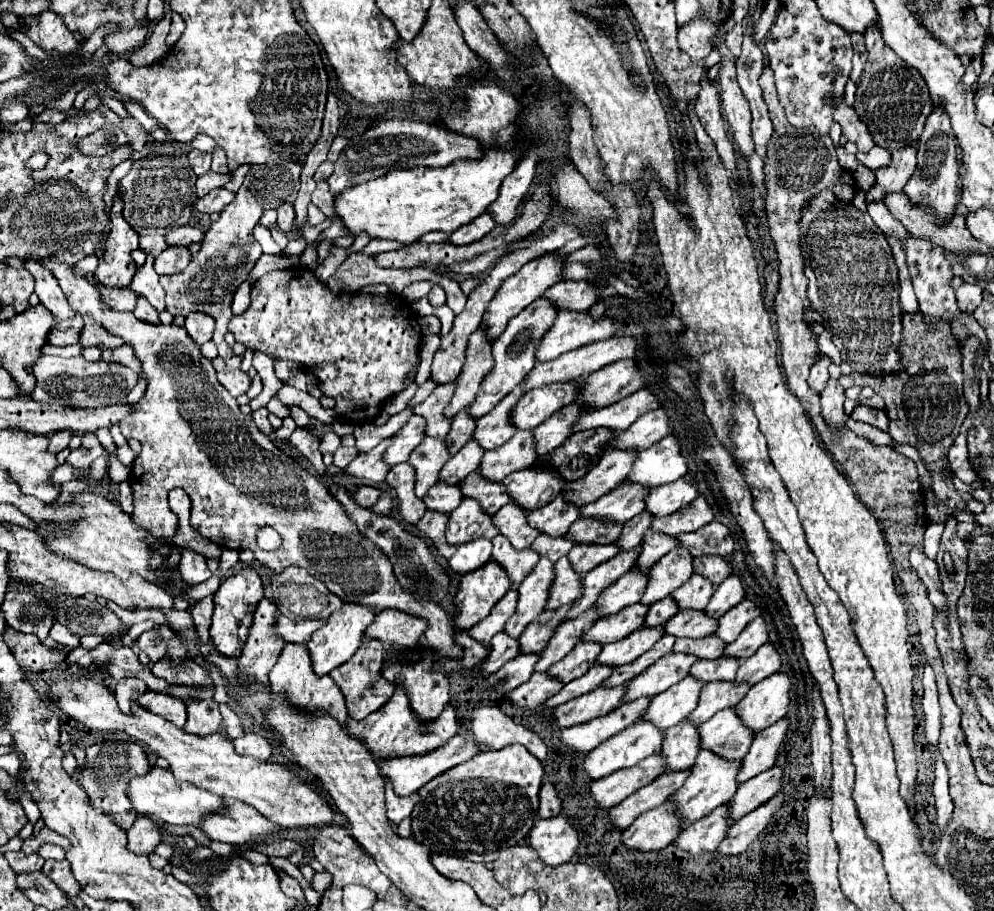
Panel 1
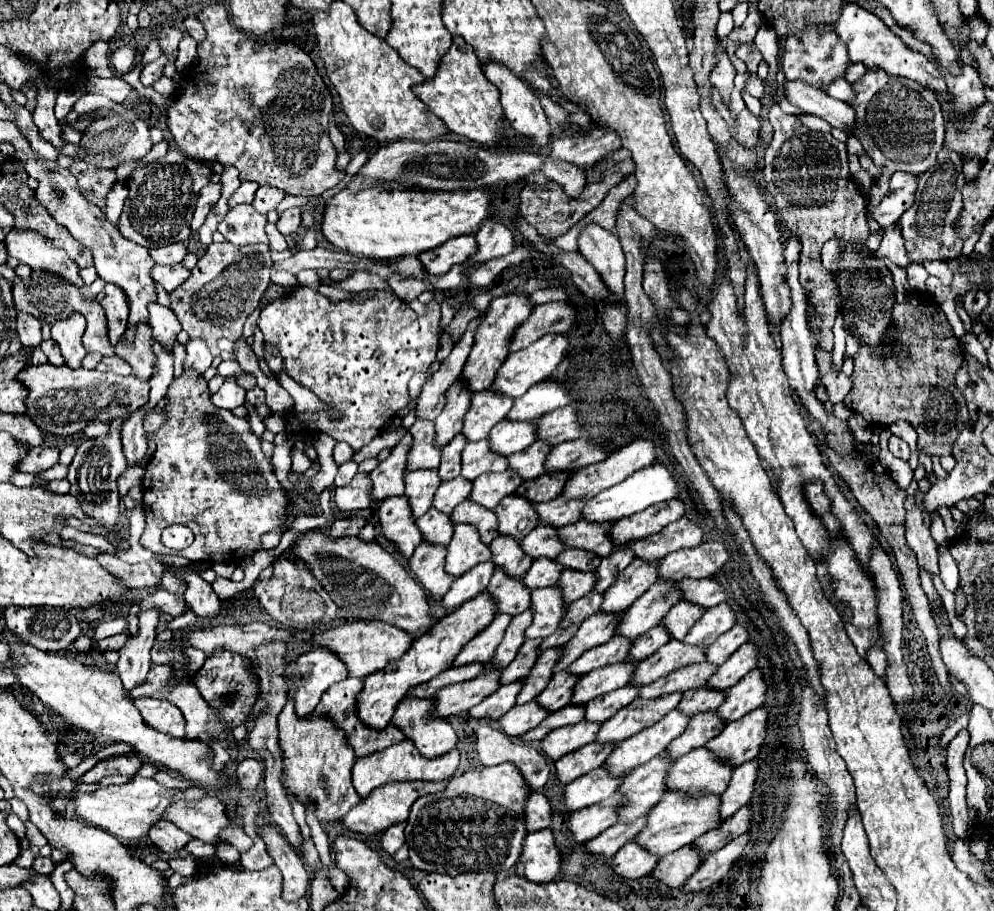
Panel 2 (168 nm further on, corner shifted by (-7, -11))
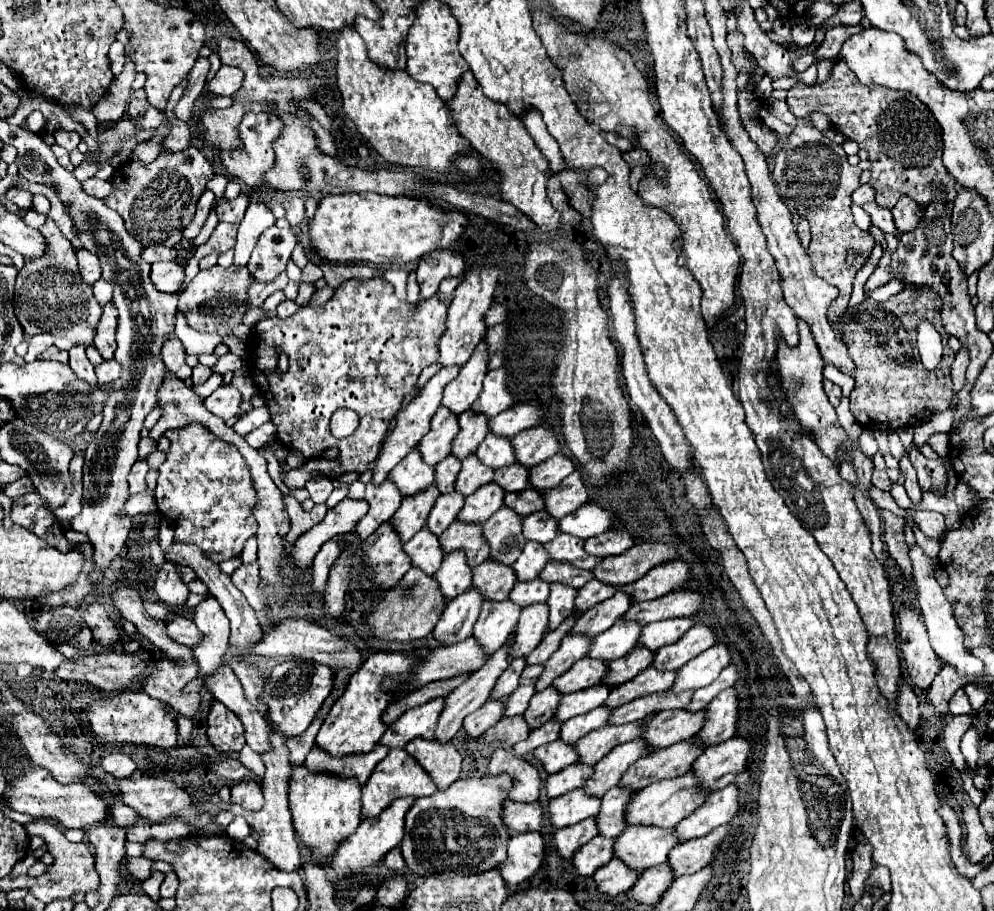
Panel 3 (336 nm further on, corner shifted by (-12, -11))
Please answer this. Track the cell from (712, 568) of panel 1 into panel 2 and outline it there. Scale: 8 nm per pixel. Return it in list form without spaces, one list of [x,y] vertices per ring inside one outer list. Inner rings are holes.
[[[709,577],[703,579],[683,579],[679,583],[679,587],[685,593],[685,599],[691,603],[697,603],[705,609],[719,605],[721,601],[725,601],[725,587]]]

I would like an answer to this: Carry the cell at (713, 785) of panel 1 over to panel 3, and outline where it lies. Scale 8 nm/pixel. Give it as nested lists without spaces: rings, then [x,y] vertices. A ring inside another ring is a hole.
[[[626,827],[614,841],[614,857],[632,871],[666,863],[668,851],[678,843],[674,829]]]

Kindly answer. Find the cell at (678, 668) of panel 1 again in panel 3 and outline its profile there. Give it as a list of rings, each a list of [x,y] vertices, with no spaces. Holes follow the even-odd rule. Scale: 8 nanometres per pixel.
[[[630,723],[630,725],[604,725],[592,733],[588,733],[584,739],[580,739],[574,745],[574,751],[578,753],[578,763],[584,765],[596,765],[606,753],[610,753],[616,745],[634,741],[640,737],[640,725],[642,723]]]

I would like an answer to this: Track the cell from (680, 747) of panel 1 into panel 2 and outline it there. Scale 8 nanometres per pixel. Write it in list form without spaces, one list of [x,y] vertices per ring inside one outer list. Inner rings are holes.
[[[663,751],[663,753],[659,753],[655,759],[643,763],[643,765],[639,765],[639,767],[635,767],[635,769],[623,779],[623,783],[621,783],[621,787],[619,787],[619,791],[625,793],[625,797],[627,797],[625,803],[623,803],[623,811],[621,811],[621,821],[623,821],[623,823],[633,823],[637,817],[645,815],[665,793],[669,793],[669,791],[667,791],[667,785],[665,785],[665,781],[667,781],[667,771],[669,771],[669,769],[671,769],[671,759],[667,759],[667,751]]]

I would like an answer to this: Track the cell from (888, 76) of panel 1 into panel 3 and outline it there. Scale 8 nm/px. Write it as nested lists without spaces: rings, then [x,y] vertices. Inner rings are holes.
[[[840,59],[824,83],[816,83],[808,89],[790,89],[786,103],[794,117],[806,119],[808,123],[812,123],[810,113],[824,113],[834,131],[868,151],[872,167],[870,185],[876,189],[876,201],[882,207],[894,207],[902,195],[910,195],[920,207],[928,207],[936,191],[944,191],[948,201],[954,201],[956,181],[942,165],[940,125],[914,95],[866,87],[852,75],[844,59]]]

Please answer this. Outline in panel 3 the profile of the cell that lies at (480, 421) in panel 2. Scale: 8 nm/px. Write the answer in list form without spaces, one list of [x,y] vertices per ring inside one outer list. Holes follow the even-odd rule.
[[[464,411],[458,417],[458,423],[460,423],[460,433],[452,441],[452,451],[450,453],[458,459],[464,459],[470,453],[474,453],[476,447],[488,435],[488,419],[486,419],[486,415]]]

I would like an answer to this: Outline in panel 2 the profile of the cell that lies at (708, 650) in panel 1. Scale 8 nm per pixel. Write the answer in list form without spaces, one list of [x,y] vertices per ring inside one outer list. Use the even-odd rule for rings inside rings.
[[[691,663],[691,667],[679,667],[679,671],[673,671],[671,675],[657,679],[655,683],[649,683],[647,687],[643,687],[639,691],[639,697],[645,699],[655,699],[655,697],[663,697],[675,691],[687,691],[693,687],[701,687],[707,683],[707,679],[715,673],[715,665],[713,663]]]

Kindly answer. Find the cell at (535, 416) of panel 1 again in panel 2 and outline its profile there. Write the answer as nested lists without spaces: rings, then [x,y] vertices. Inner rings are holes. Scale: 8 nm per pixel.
[[[499,423],[489,433],[491,451],[499,455],[511,455],[523,451],[535,441],[535,423]]]

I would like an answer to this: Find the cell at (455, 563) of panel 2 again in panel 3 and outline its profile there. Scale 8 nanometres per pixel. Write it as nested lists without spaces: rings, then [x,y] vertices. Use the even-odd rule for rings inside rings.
[[[454,551],[452,555],[444,557],[442,567],[438,569],[438,573],[434,573],[434,577],[444,601],[448,603],[450,599],[464,593],[470,587],[472,569],[466,563],[466,555],[462,551]]]

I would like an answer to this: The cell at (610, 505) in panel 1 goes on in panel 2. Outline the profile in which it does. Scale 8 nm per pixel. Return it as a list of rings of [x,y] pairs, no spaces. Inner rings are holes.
[[[581,519],[577,523],[561,527],[557,533],[569,547],[593,551],[595,555],[605,557],[611,553],[613,547],[611,537],[607,535],[609,529],[611,523],[587,523],[587,519]]]

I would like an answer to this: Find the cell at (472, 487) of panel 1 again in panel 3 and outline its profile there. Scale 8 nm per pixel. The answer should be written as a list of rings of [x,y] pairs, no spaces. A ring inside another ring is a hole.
[[[454,521],[440,537],[440,547],[444,553],[464,551],[468,567],[476,567],[488,559],[488,543],[482,535],[482,525]]]

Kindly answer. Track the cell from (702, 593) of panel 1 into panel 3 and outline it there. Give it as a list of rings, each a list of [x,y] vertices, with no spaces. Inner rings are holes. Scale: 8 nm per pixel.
[[[690,617],[648,623],[646,627],[642,627],[638,645],[646,647],[650,651],[656,651],[668,643],[676,643],[676,639],[680,639],[680,635],[684,635],[692,625],[694,625],[694,621]]]

